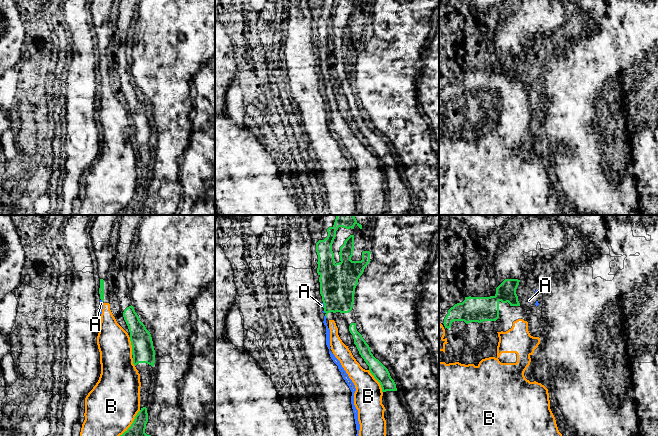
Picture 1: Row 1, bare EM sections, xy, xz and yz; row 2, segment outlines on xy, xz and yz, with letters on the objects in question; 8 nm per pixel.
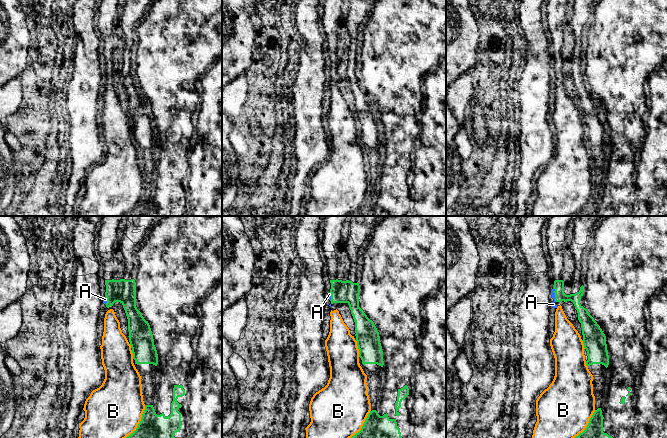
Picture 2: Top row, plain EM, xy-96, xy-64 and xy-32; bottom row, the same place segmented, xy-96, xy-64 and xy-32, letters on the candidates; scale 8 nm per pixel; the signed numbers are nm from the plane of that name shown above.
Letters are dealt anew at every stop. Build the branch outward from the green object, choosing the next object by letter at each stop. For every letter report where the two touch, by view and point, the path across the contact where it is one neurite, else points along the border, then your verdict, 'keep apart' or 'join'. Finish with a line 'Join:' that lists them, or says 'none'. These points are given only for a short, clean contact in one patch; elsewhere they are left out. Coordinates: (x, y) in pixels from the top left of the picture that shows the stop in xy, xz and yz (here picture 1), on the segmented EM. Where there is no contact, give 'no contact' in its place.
A: contact xz (325, 315); keep apart
B: contact xz (377, 380); keep apart
Join: none

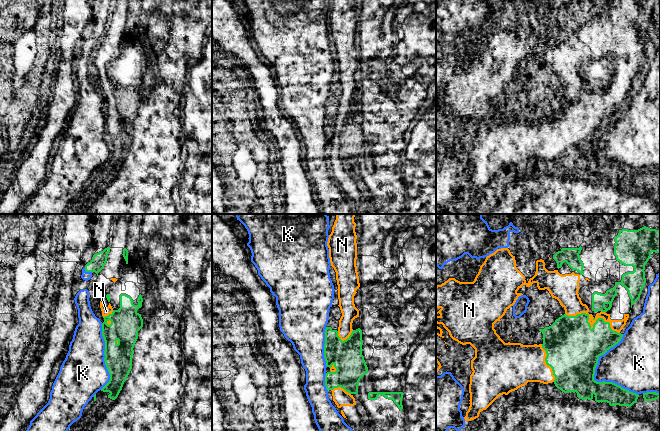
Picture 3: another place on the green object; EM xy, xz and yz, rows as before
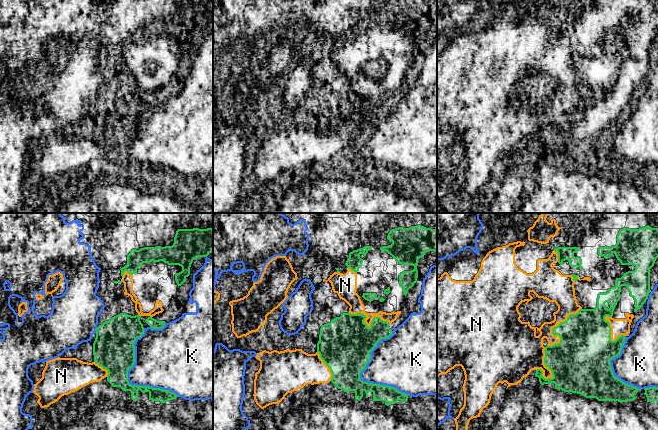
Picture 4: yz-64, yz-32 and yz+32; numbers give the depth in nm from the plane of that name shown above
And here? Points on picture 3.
K: contact yz (593, 377); keep apart
N: contact yz (589, 324); join
Join: N

